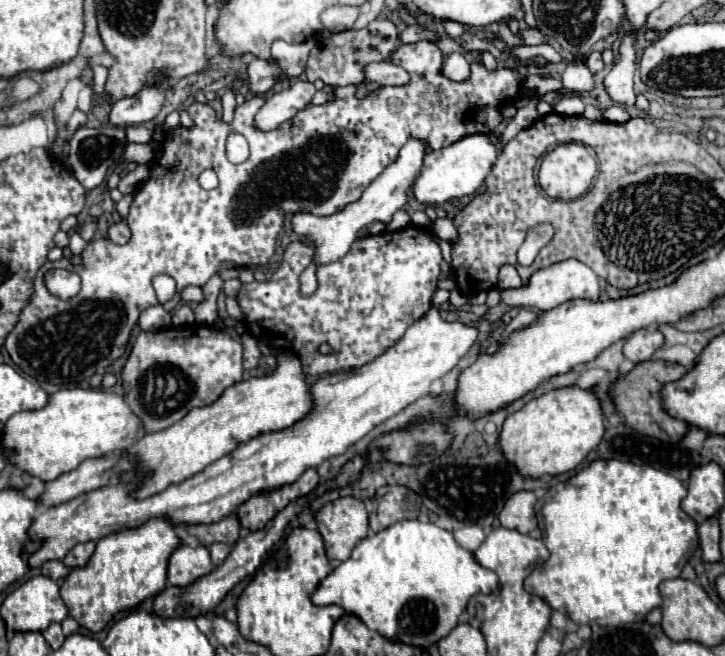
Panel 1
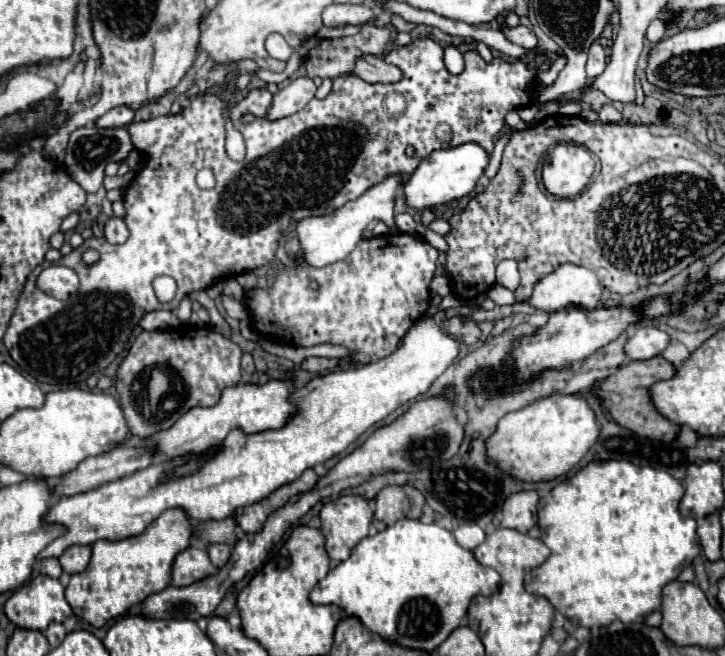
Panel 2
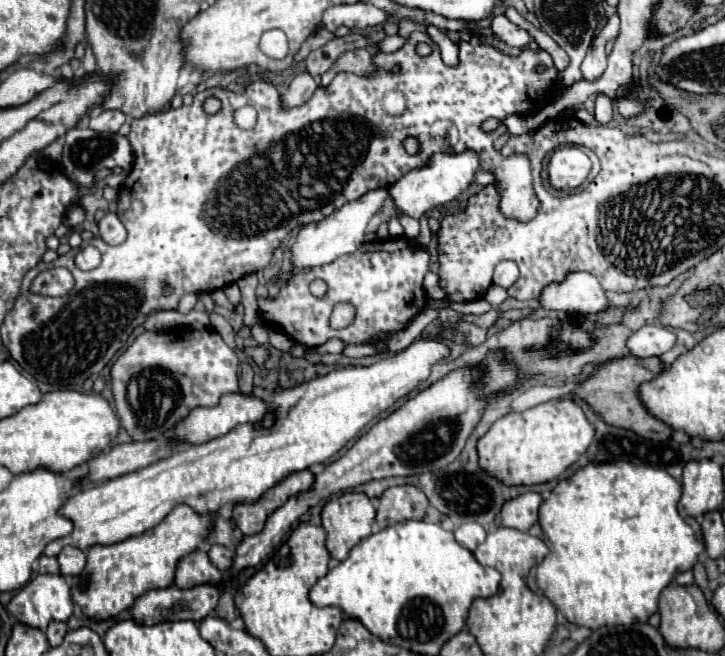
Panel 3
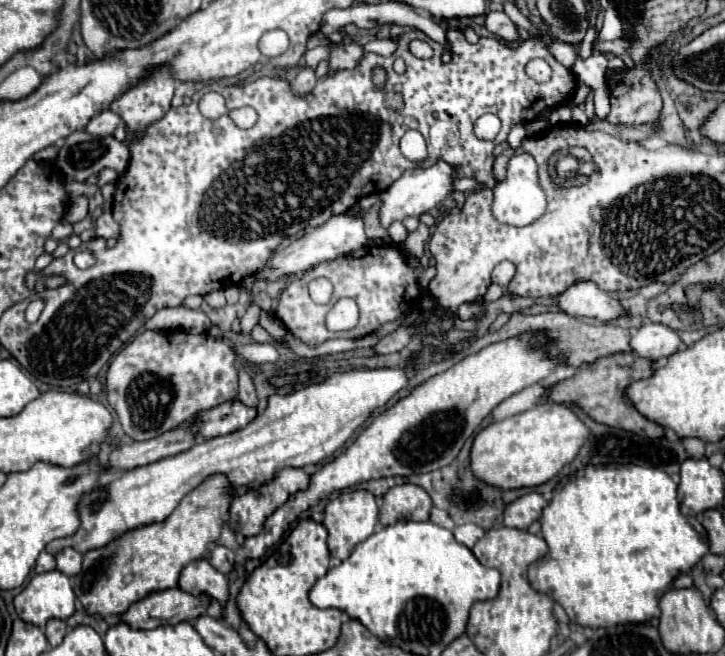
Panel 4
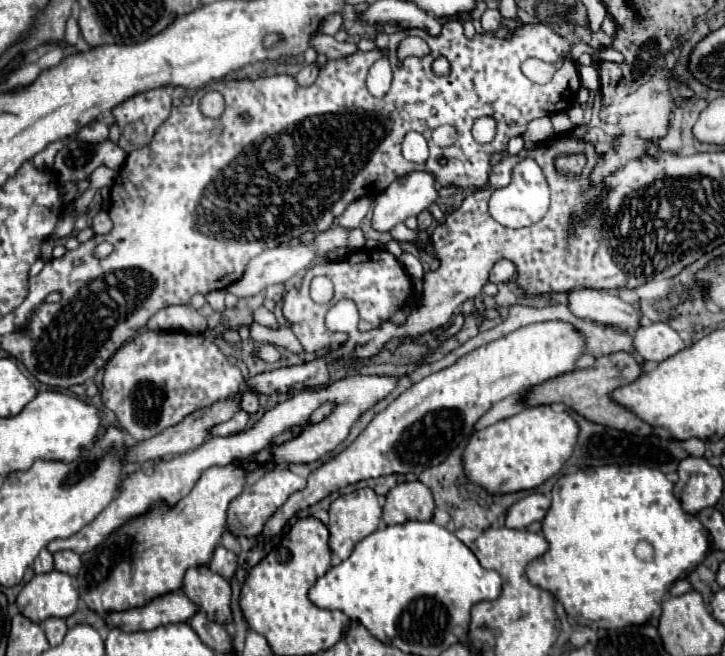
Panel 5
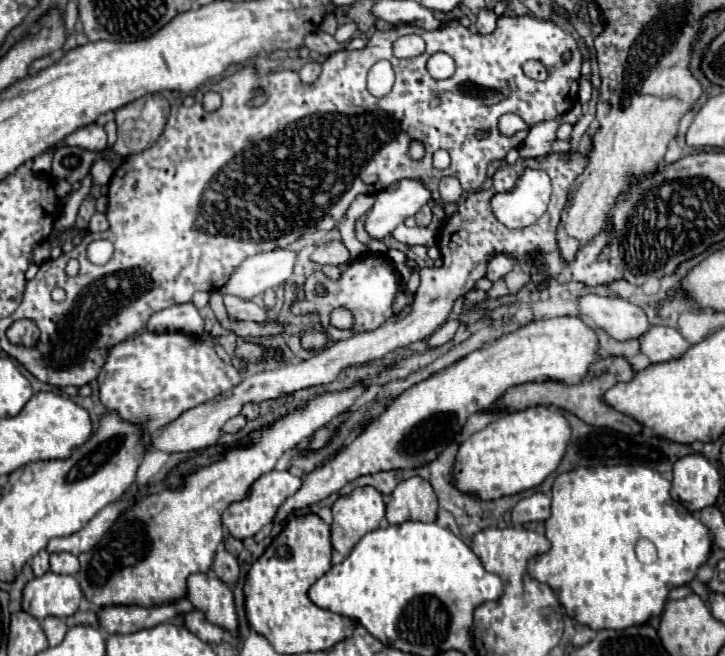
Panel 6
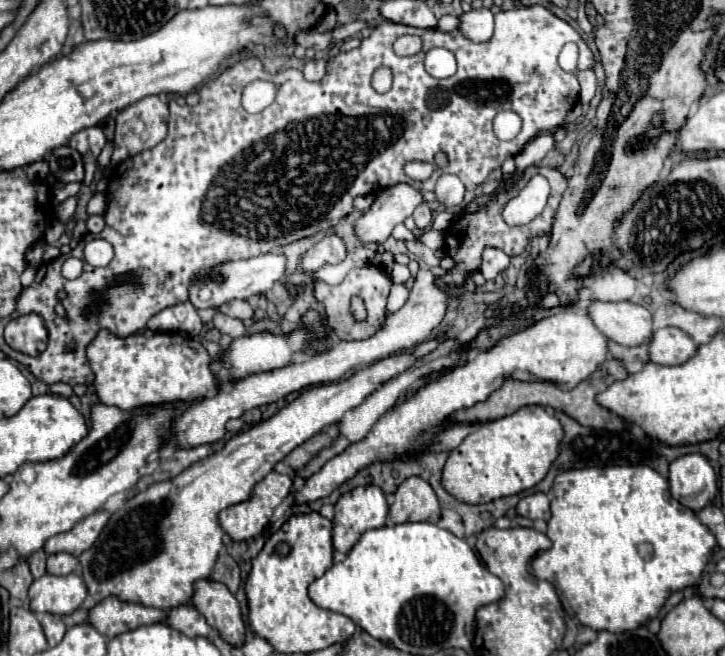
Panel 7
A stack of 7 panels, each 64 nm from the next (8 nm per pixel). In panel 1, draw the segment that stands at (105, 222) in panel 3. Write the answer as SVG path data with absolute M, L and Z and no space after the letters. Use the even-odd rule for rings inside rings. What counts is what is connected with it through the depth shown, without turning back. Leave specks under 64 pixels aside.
M116 222L108 228L108 240L114 244L126 244L130 240L130 228L126 222Z

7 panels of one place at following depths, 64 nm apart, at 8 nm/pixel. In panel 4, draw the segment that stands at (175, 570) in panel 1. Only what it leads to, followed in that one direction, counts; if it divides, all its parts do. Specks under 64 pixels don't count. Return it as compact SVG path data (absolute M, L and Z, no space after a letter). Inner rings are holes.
M196 560L184 566L178 586L192 596L206 594L220 606L224 606L228 600L228 580L224 574L212 568L208 560Z

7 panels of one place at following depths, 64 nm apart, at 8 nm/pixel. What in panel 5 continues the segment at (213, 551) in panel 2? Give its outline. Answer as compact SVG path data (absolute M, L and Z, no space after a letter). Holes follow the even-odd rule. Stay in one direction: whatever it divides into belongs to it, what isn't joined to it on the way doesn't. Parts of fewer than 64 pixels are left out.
M218 546L212 560L210 560L210 564L208 564L208 568L212 572L220 574L222 578L230 580L234 576L234 572L236 572L236 554L226 550L224 546Z

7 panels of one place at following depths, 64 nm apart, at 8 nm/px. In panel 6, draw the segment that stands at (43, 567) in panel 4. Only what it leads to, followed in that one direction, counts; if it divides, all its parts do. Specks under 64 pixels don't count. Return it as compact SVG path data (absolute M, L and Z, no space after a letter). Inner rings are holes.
M40 550L34 558L32 558L32 570L34 570L34 576L42 576L50 570L50 564L48 564L48 552L46 550Z

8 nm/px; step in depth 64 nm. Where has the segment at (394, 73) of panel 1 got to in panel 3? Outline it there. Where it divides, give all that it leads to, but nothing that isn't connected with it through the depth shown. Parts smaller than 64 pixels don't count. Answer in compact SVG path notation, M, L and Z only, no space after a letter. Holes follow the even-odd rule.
M356 48L340 54L340 58L332 64L332 68L322 76L322 86L328 86L338 72L354 72L354 74L370 74L374 72L374 64L370 60L370 48Z

